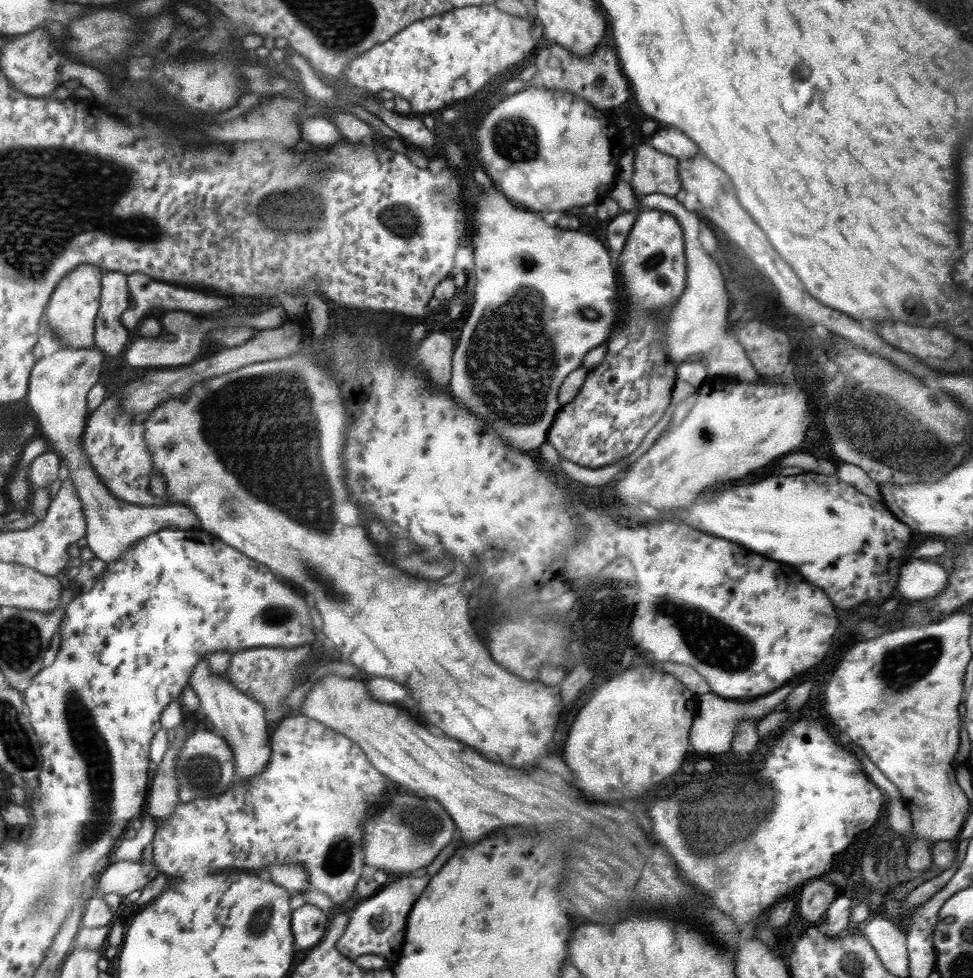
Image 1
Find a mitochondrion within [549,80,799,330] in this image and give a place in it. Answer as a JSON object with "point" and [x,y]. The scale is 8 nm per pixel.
{"point":[651,176]}

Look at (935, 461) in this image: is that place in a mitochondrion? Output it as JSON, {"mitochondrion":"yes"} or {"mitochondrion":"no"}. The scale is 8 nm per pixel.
{"mitochondrion":"yes"}

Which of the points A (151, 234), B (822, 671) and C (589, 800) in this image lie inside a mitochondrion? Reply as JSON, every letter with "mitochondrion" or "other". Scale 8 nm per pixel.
{"A":"other","B":"other","C":"other"}

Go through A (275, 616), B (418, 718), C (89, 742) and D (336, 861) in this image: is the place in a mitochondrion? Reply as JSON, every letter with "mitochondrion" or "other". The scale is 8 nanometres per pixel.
{"A":"mitochondrion","B":"other","C":"mitochondrion","D":"mitochondrion"}

